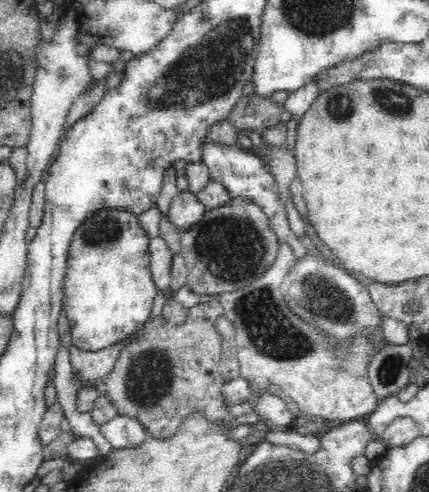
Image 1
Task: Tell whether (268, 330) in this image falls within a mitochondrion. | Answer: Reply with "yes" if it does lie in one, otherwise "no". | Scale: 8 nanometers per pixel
yes

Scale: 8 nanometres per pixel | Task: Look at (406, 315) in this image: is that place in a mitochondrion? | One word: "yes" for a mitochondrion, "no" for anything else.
no

